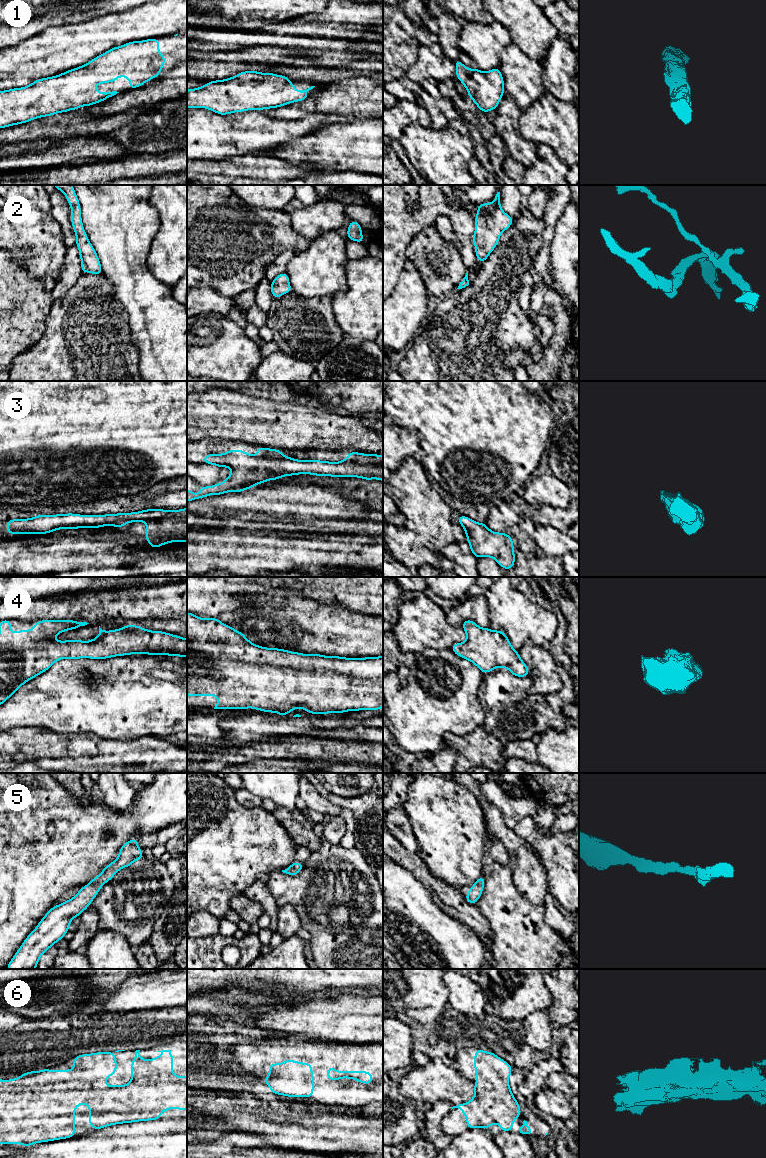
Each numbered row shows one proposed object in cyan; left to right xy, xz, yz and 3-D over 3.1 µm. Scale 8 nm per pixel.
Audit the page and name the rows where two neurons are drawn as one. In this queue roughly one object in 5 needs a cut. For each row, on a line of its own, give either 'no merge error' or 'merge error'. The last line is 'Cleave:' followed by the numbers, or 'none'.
1: no merge error
2: no merge error
3: no merge error
4: no merge error
5: no merge error
6: no merge error
Cleave: none

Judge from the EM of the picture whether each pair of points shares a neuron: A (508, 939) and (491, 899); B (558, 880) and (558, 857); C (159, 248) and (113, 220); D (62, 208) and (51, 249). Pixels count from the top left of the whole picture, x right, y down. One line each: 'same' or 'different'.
A: same
B: same
C: different
D: different

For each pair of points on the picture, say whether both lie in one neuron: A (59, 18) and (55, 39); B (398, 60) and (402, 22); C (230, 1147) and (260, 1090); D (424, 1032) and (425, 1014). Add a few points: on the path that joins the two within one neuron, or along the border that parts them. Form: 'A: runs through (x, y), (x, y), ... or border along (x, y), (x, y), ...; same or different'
A: border along (81, 22), (48, 26), (36, 34); different
B: runs through (398, 51), (401, 45), (401, 35), (405, 31); same
C: border along (247, 1133), (226, 1132), (215, 1138); different
D: border along (443, 1010), (429, 1023), (421, 1024), (416, 1020); different

